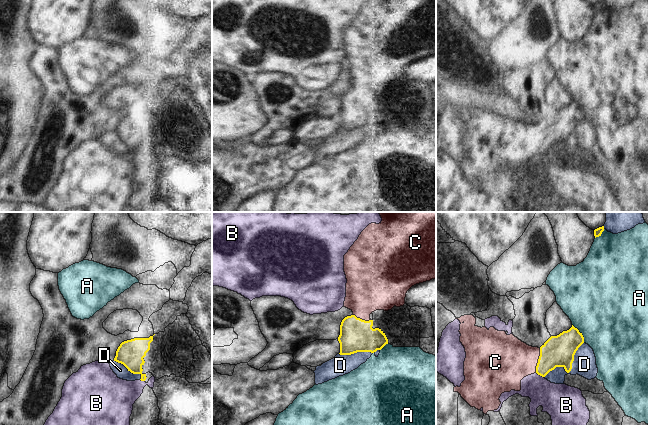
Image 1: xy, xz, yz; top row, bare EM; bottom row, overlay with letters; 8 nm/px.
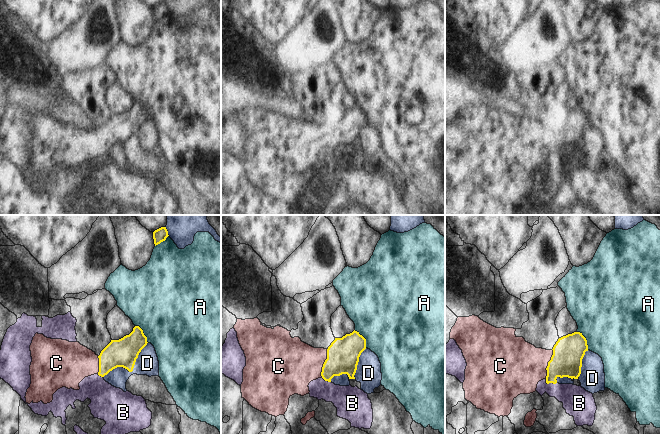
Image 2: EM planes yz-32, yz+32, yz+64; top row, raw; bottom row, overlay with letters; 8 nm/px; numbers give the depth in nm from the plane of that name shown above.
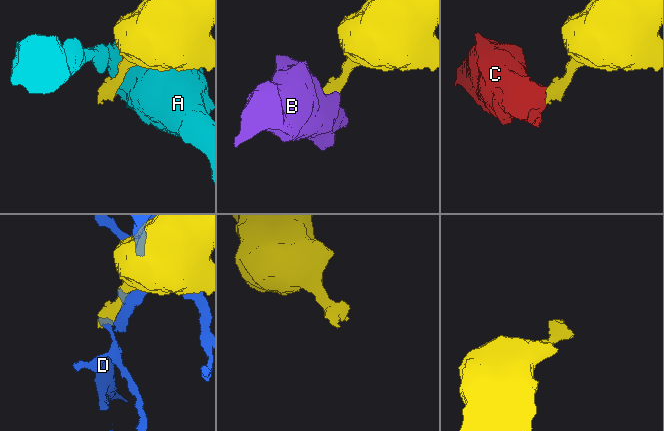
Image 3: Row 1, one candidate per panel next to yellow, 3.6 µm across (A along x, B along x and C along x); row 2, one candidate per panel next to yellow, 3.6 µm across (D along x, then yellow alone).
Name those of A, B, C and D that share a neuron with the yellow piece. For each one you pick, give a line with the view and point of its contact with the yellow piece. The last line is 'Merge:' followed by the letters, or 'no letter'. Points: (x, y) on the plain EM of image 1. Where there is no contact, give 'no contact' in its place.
C: meets yellow in yz at (538, 136)
Merge: C

